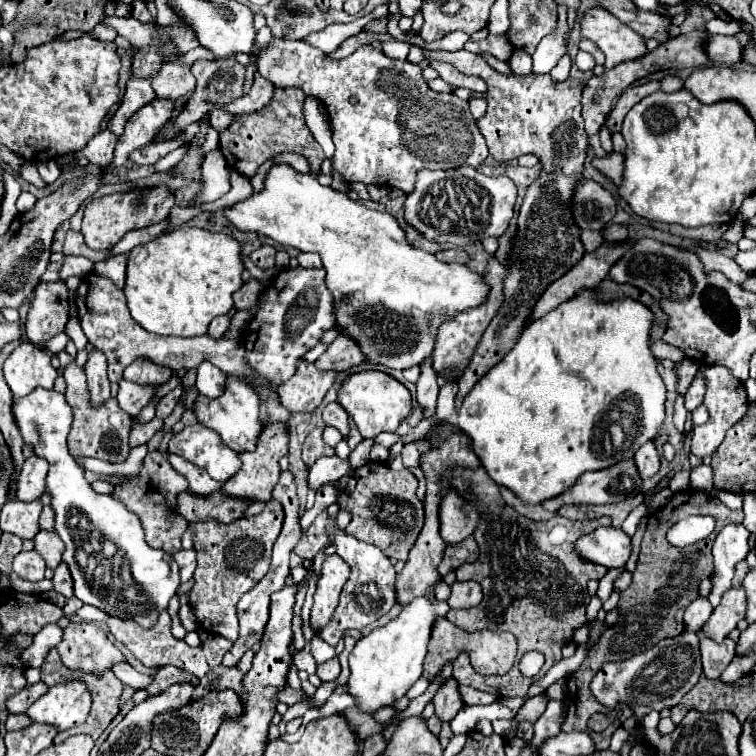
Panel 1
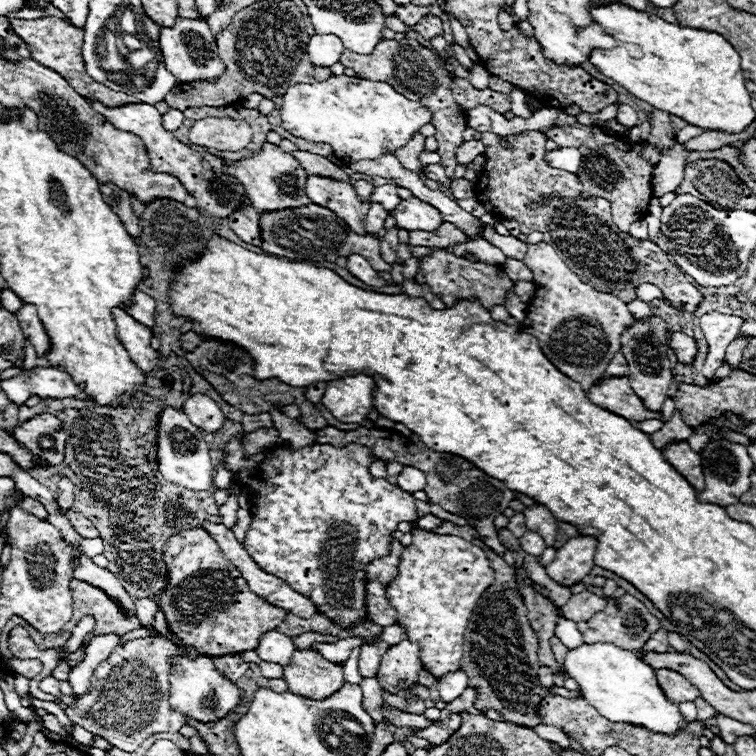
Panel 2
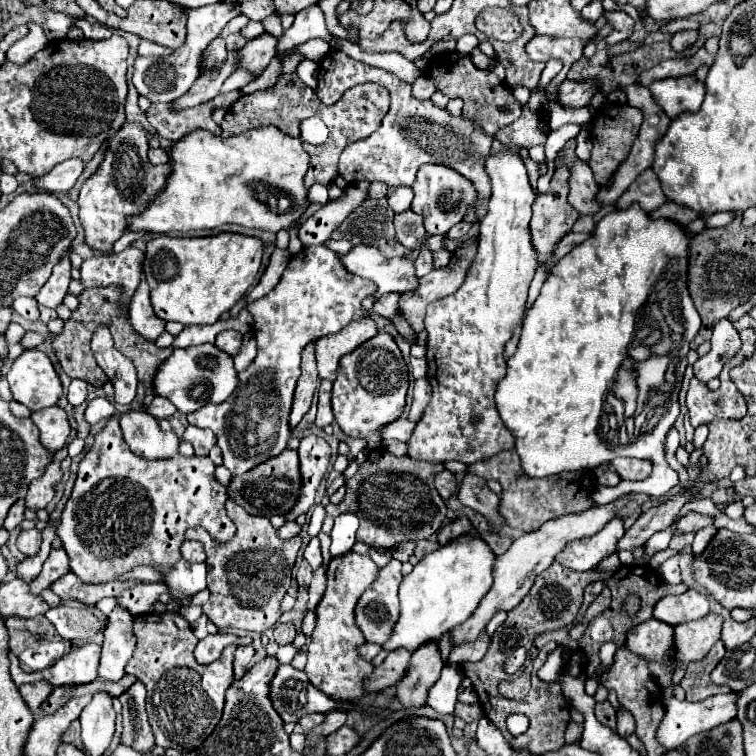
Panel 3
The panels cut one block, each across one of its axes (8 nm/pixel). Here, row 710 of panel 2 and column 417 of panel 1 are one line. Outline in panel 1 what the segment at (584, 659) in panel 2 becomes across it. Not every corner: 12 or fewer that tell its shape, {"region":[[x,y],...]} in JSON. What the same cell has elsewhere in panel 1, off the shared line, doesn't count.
{"region":[[416,598],[356,642],[348,694],[374,714],[422,676],[436,616]]}

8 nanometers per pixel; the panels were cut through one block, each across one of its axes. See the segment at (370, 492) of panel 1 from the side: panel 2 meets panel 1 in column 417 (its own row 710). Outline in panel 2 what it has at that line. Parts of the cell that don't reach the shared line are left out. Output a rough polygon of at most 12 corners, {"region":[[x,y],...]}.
{"region":[[496,574],[468,622],[460,670],[474,708],[540,726],[550,688],[538,680],[538,636],[516,594]]}

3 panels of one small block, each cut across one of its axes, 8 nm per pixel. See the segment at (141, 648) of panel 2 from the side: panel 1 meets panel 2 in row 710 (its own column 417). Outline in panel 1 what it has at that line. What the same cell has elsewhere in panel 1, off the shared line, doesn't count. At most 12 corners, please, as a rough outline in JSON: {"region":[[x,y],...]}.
{"region":[[274,42],[258,72],[318,98],[346,182],[408,194],[488,156],[468,100],[372,44]]}

